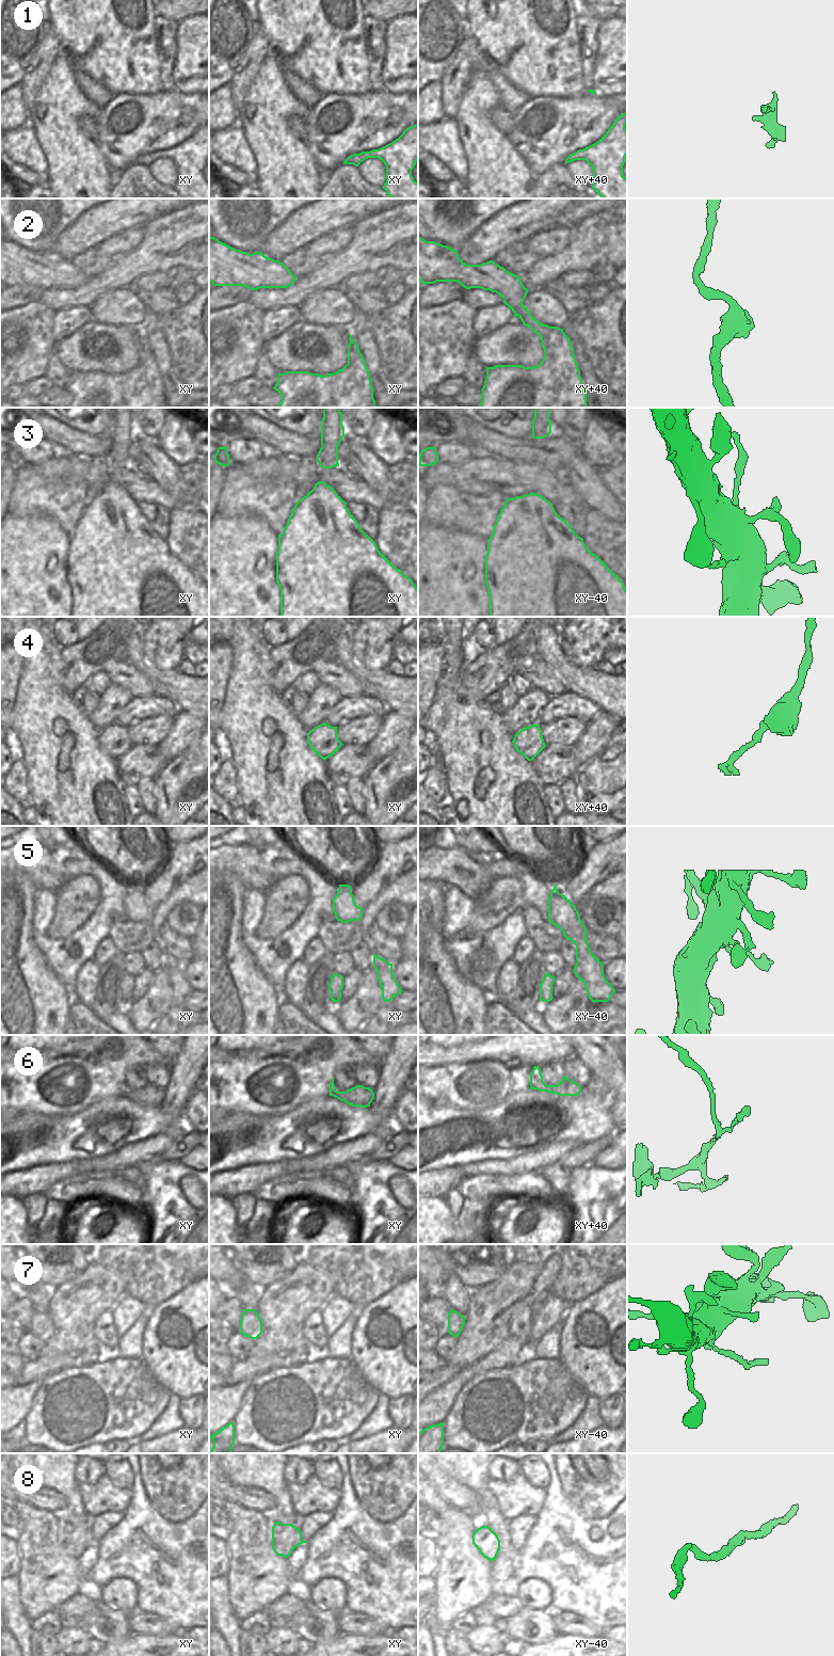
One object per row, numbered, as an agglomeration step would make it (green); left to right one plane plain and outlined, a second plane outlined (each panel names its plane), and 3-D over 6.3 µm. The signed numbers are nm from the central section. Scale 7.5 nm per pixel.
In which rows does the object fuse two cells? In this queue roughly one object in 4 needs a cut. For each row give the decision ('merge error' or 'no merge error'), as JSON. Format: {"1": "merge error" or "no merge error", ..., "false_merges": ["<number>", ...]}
{"1": "no merge error", "2": "no merge error", "3": "merge error", "4": "merge error", "5": "no merge error", "6": "no merge error", "7": "merge error", "8": "no merge error", "false_merges": ["3", "4", "7"]}

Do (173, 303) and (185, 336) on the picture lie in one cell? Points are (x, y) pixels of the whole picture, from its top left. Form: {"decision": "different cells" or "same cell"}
{"decision": "different cells"}

